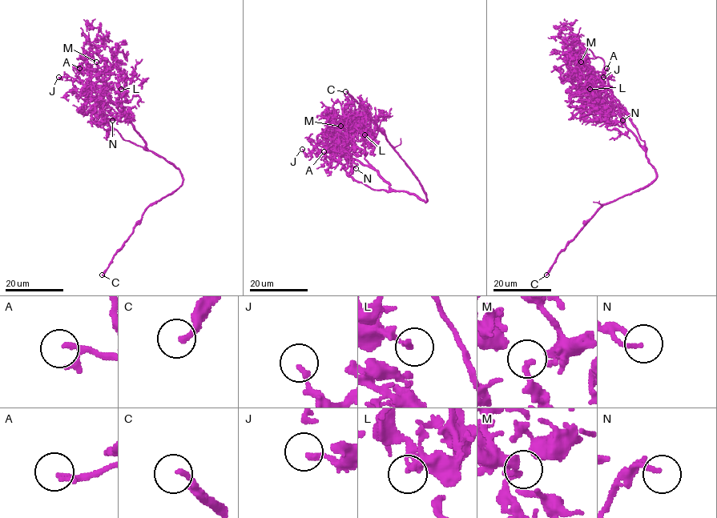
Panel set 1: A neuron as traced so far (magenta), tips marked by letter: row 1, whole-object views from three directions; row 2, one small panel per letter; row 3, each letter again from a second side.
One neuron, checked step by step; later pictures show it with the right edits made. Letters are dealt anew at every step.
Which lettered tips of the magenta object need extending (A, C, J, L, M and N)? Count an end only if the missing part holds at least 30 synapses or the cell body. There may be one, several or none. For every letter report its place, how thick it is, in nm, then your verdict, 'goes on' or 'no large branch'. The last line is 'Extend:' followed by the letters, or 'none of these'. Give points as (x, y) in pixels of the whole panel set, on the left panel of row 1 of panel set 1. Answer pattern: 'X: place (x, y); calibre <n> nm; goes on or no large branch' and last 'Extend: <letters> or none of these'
A: place (79, 68); calibre 150 nm; goes on
C: place (102, 275); calibre 190 nm; goes on
J: place (58, 77); calibre 180 nm; no large branch
L: place (121, 89); calibre 180 nm; no large branch
M: place (96, 62); calibre 110 nm; no large branch
N: place (112, 120); calibre 160 nm; goes on
Extend: A, C, N

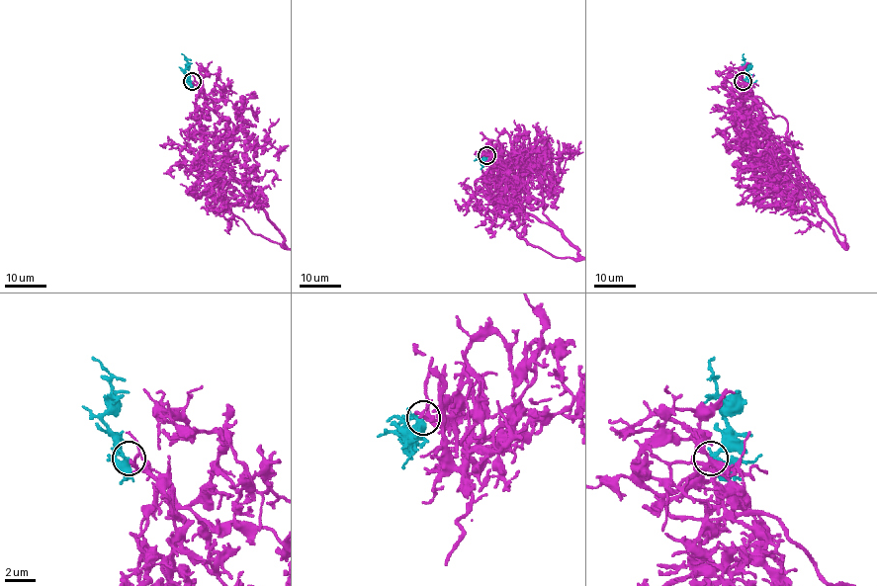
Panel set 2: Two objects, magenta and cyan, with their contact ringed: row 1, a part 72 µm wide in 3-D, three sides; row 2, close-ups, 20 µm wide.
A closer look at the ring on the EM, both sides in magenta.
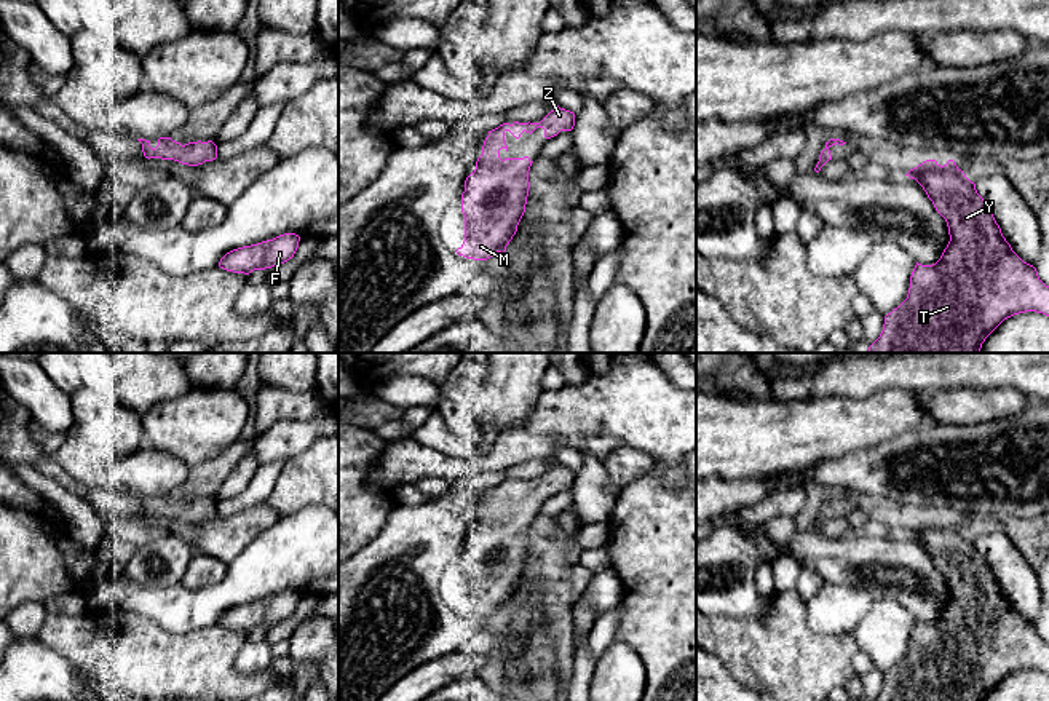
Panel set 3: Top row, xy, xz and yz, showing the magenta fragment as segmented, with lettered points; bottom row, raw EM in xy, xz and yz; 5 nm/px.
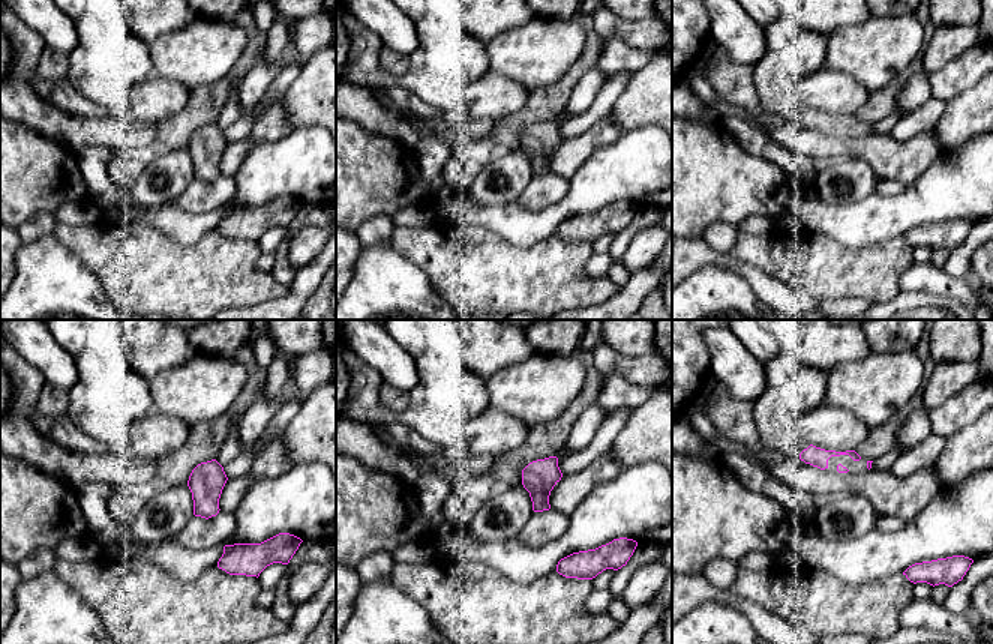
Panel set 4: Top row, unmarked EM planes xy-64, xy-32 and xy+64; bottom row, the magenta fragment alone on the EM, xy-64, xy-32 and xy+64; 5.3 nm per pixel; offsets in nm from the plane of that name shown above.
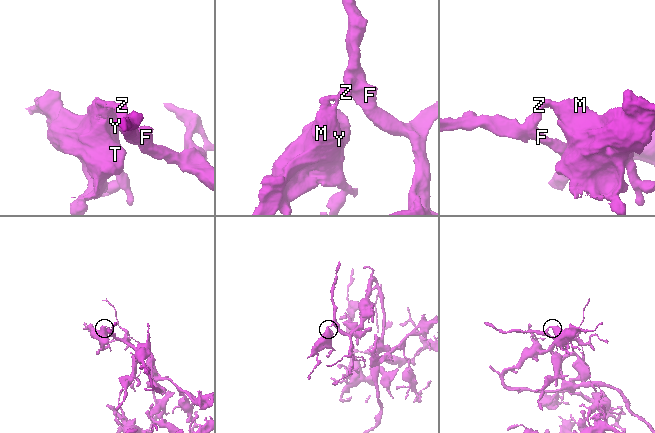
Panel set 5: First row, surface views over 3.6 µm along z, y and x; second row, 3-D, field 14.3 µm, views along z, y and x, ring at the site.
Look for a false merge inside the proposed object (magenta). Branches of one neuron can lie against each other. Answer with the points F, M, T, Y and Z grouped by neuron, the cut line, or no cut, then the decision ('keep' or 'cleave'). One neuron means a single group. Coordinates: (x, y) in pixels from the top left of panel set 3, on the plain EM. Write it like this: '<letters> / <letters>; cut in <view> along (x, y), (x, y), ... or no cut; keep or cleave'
F M T Y Z; no cut; keep

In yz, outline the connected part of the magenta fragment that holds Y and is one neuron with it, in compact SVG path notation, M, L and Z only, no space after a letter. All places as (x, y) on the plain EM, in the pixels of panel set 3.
M926 517L905 533L923 545L945 576L950 599L936 621L916 620L907 656L885 674L883 688L873 701L984 701L1014 672L1036 669L1049 674L1049 644L1012 608L976 541L953 517L944 524Z

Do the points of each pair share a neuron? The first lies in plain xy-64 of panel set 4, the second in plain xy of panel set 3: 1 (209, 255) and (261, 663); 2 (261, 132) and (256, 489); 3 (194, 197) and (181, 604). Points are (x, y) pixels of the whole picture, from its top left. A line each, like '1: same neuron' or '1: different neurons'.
1: different neurons
2: different neurons
3: different neurons

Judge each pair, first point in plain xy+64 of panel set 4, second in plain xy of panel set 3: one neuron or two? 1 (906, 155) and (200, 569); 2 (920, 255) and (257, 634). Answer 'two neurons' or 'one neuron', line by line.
1: two neurons
2: one neuron

